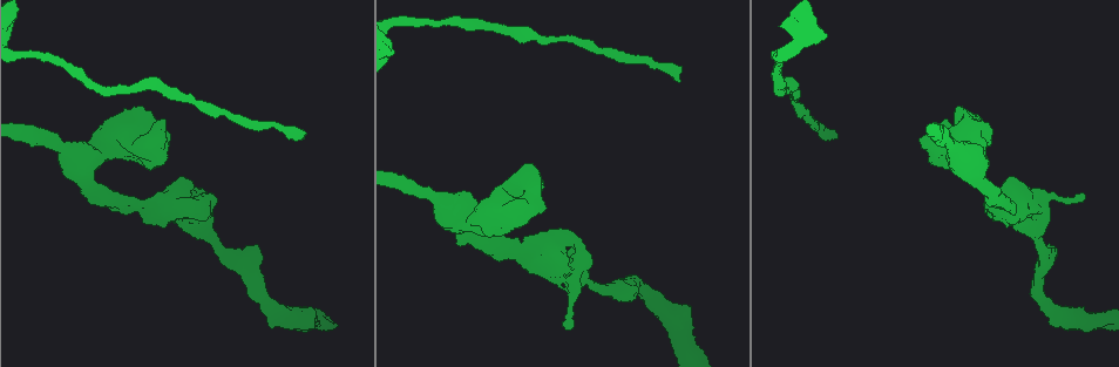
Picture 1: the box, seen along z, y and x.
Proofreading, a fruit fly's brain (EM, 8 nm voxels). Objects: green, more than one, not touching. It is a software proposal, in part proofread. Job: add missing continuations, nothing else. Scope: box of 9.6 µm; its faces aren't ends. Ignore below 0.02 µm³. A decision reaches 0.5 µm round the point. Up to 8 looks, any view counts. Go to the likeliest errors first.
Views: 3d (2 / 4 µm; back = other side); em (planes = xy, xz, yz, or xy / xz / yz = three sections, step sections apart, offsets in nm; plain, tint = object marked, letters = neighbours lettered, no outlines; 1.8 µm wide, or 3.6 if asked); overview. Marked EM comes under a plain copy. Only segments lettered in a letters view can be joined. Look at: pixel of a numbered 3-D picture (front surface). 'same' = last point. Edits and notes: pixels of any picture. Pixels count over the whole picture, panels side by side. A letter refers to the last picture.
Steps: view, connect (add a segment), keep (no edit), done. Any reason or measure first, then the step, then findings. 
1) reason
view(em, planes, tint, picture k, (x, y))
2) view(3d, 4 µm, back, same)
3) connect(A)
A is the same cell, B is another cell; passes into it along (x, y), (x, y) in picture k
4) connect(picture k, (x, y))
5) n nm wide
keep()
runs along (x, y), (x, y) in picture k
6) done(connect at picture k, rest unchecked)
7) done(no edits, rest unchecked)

long arm stops here
view(em, 3.6 µm, xy, step 16, tint, picture 1, (837, 136))

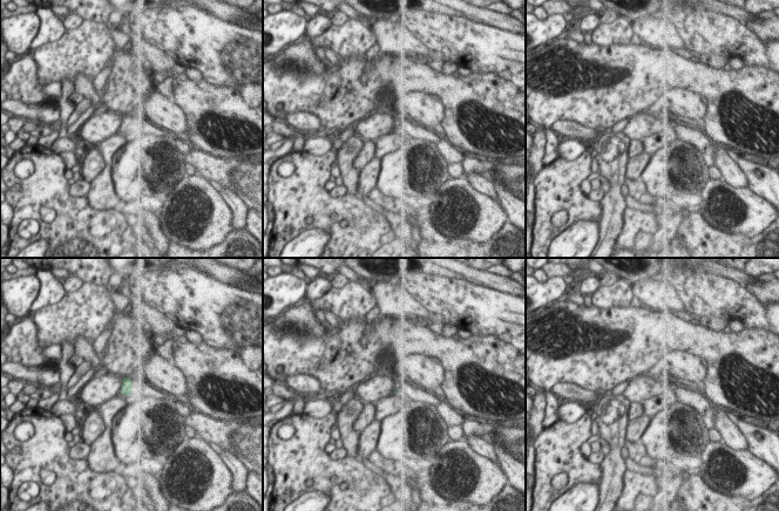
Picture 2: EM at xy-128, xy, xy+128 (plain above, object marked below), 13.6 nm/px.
cut it another way
view(em, 3.6 µm, planes, tint, same)

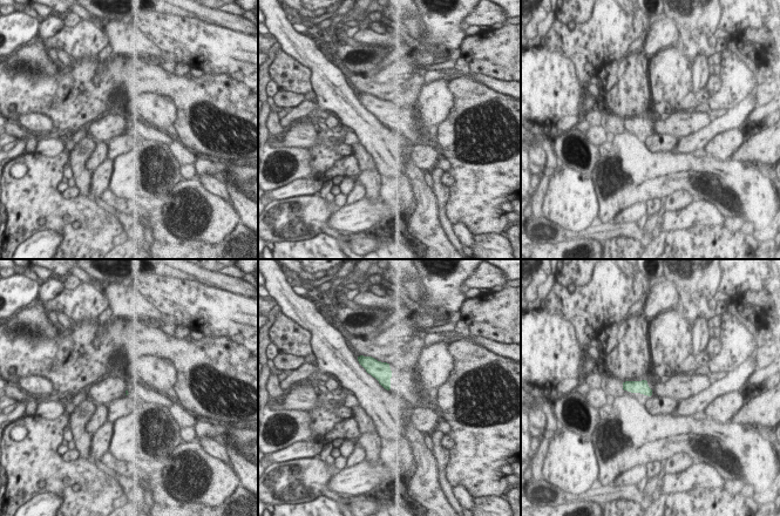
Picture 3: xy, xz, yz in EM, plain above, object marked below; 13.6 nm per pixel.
view(em, 3.6 µm, planes, letters, same)

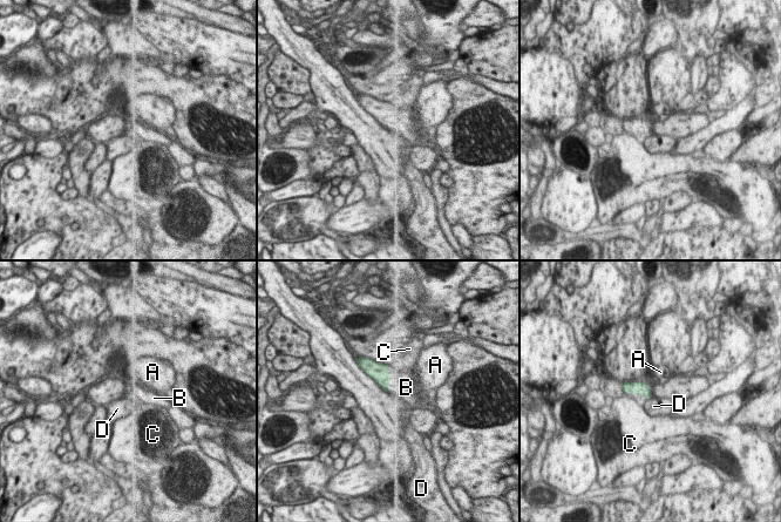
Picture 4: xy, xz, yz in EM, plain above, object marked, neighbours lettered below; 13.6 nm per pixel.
connect(B)
B is the same cell, A, C and D are other cells; passes into it along (380, 372), (388, 385), (406, 387) in picture 4; the cell continues

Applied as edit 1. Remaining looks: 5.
view(3d, 2 µm, picture 1, (1084, 195))

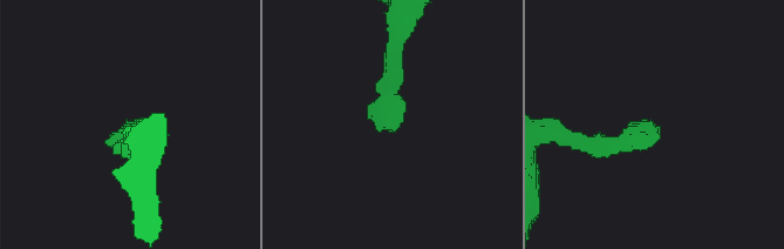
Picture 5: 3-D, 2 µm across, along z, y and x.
view(em, planes, letters, picture 5, (659, 134))

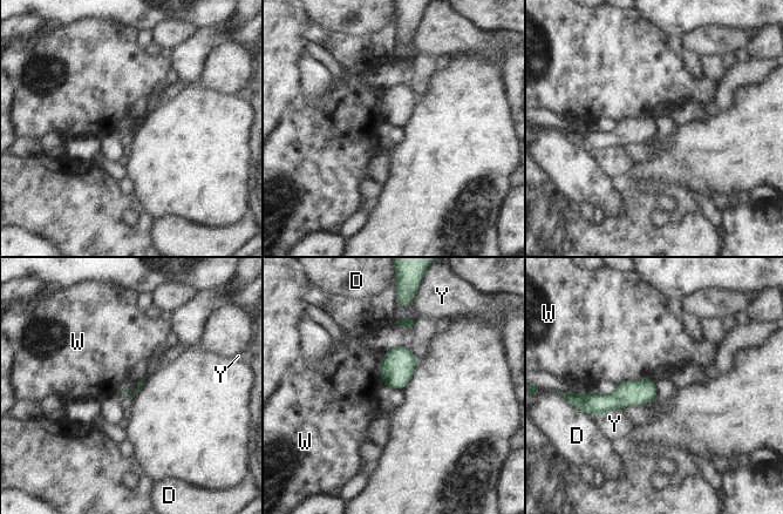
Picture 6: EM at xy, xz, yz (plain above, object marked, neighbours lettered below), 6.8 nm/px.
W touches over 240 nm
keep()
D, W and Y are other cells; no lettered segment goes on from it

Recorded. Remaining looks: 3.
stops while still wide
view(3d, 4 µm, picture 1, (503, 258))

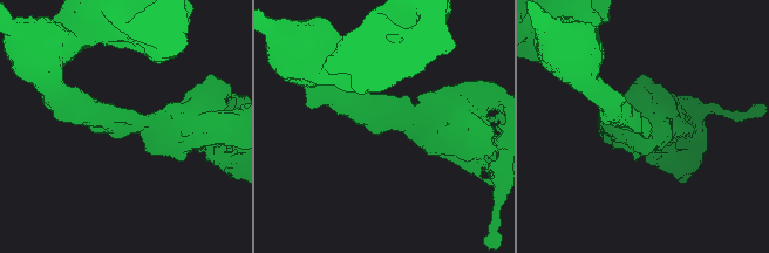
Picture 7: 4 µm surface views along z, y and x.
view(em, xz, step 16, tint, picture 7, (120, 138))

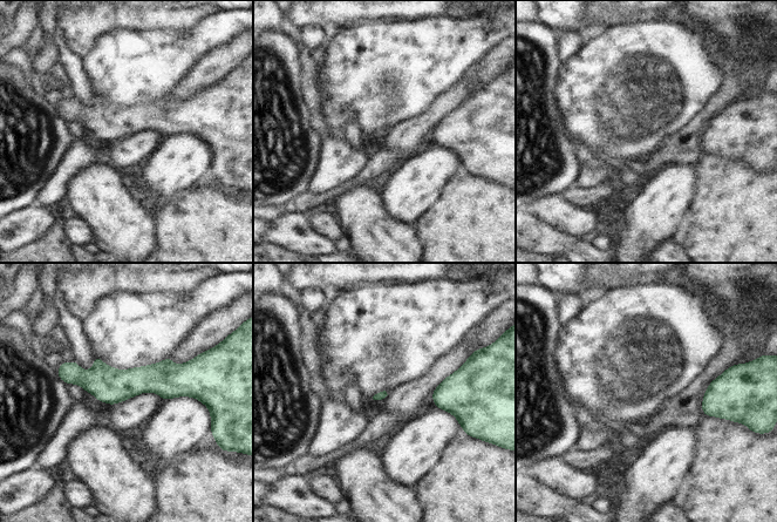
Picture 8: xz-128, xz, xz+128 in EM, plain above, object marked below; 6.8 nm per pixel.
view(em, xz, step 16, letters, same)

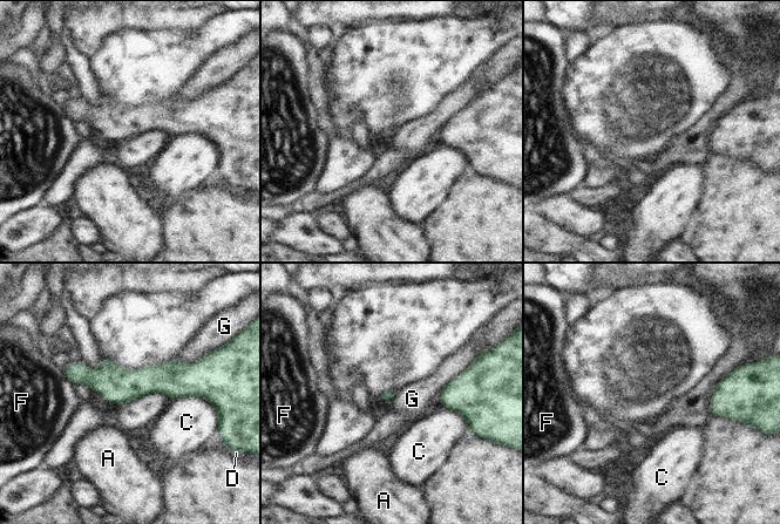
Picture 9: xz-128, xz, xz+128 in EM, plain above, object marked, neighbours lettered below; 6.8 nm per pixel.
keep()
A, C, D, F and G are other cells; border along (170, 399), (148, 392), (119, 406) in picture 9; no lettered segment goes on from it

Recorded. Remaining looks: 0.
done(connect at picture 4, rest unchecked)

